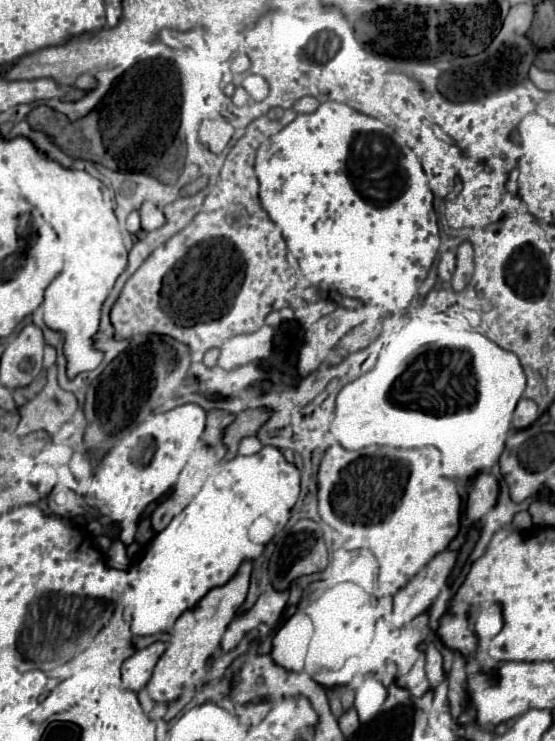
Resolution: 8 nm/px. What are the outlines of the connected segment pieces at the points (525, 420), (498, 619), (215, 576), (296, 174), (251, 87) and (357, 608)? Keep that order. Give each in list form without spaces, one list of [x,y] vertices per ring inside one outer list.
[[[519,399],[517,407],[515,407],[515,415],[513,415],[513,427],[515,429],[525,429],[531,423],[535,423],[537,417],[539,417],[539,409],[537,409],[535,401]]]
[[[489,605],[487,609],[481,609],[473,623],[473,631],[477,633],[481,647],[485,647],[487,641],[501,631],[501,627],[503,627],[503,617],[499,605]]]
[[[263,447],[259,453],[249,457],[235,457],[229,461],[227,471],[231,473],[231,485],[203,485],[201,491],[193,497],[193,501],[177,515],[161,533],[151,541],[143,561],[139,563],[137,579],[135,579],[135,607],[131,631],[133,635],[155,635],[169,631],[177,617],[191,609],[201,595],[205,595],[211,587],[225,585],[245,559],[257,559],[275,535],[275,529],[266,520],[272,522],[277,531],[285,527],[289,521],[289,513],[299,497],[299,469],[293,463],[287,463],[275,447]]]
[[[319,101],[319,109],[315,113],[297,115],[295,121],[291,121],[279,133],[269,137],[261,147],[257,147],[257,151],[253,151],[253,173],[259,183],[257,197],[263,205],[263,209],[267,211],[271,221],[281,229],[287,249],[297,257],[303,275],[315,289],[337,291],[343,297],[365,299],[369,303],[387,307],[391,313],[403,313],[407,309],[407,305],[415,297],[417,289],[425,281],[425,277],[433,265],[433,259],[439,251],[439,225],[437,225],[437,215],[433,211],[433,193],[429,189],[429,181],[421,169],[421,163],[409,147],[397,143],[395,133],[389,125],[385,125],[379,119],[367,117],[341,101],[323,101],[323,103]]]
[[[247,75],[243,79],[243,89],[251,95],[253,101],[263,101],[269,95],[269,85],[261,75]]]
[[[337,583],[329,589],[323,589],[321,593],[305,591],[305,595],[309,595],[309,601],[303,611],[313,619],[315,625],[315,635],[309,643],[309,653],[305,661],[305,673],[313,677],[319,669],[337,671],[345,665],[349,657],[371,643],[375,623],[379,619],[377,607],[371,603],[369,593],[357,583]]]

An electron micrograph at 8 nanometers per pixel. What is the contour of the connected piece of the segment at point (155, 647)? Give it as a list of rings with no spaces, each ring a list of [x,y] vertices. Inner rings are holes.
[[[157,641],[149,647],[137,651],[131,659],[127,659],[121,667],[125,689],[141,691],[147,685],[149,675],[151,675],[155,663],[159,661],[159,657],[163,655],[163,651],[165,651],[165,645],[161,641]]]

